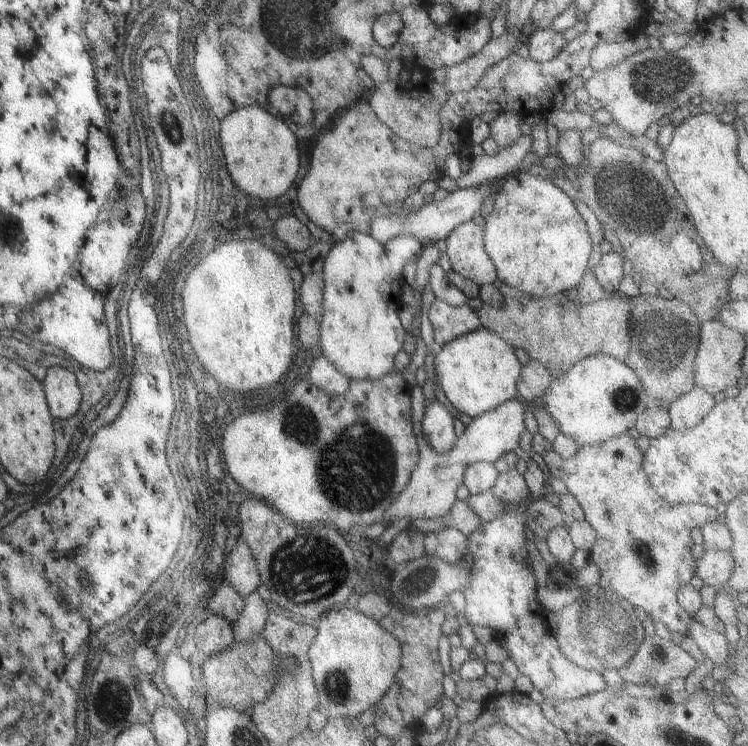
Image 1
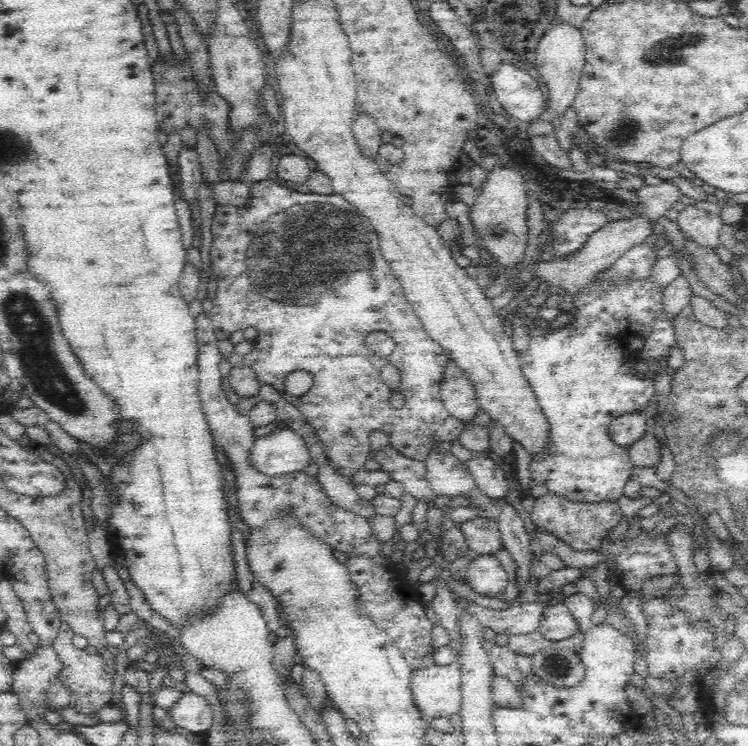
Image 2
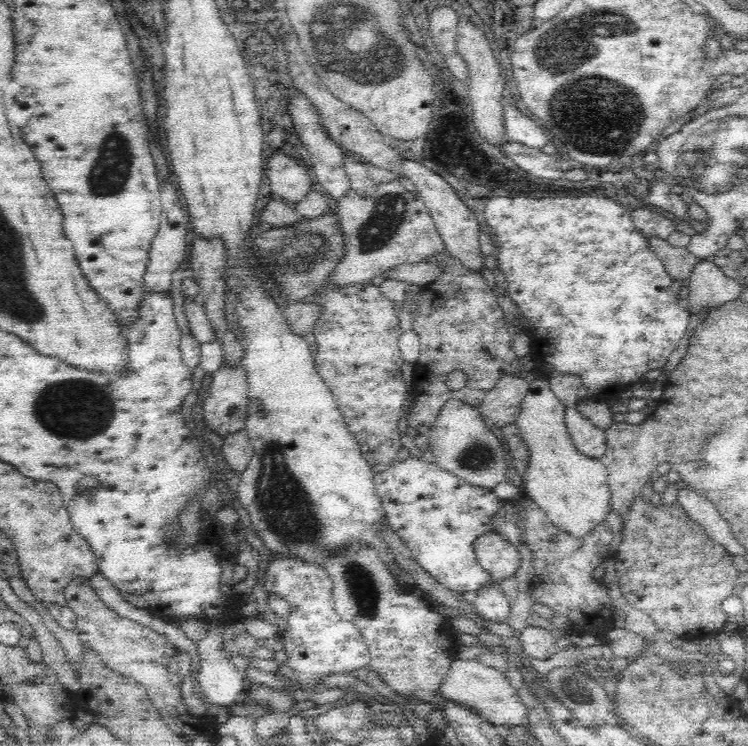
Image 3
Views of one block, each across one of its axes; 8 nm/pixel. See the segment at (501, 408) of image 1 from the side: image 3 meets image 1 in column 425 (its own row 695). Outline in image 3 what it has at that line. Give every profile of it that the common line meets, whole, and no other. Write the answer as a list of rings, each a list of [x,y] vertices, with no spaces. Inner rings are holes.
[[[455,659],[451,662],[446,680],[442,682],[440,695],[464,707],[478,711],[480,716],[486,718],[494,725],[503,728],[514,728],[518,724],[528,726],[527,709],[519,697],[518,689],[505,677],[505,673],[485,666],[476,659]]]

